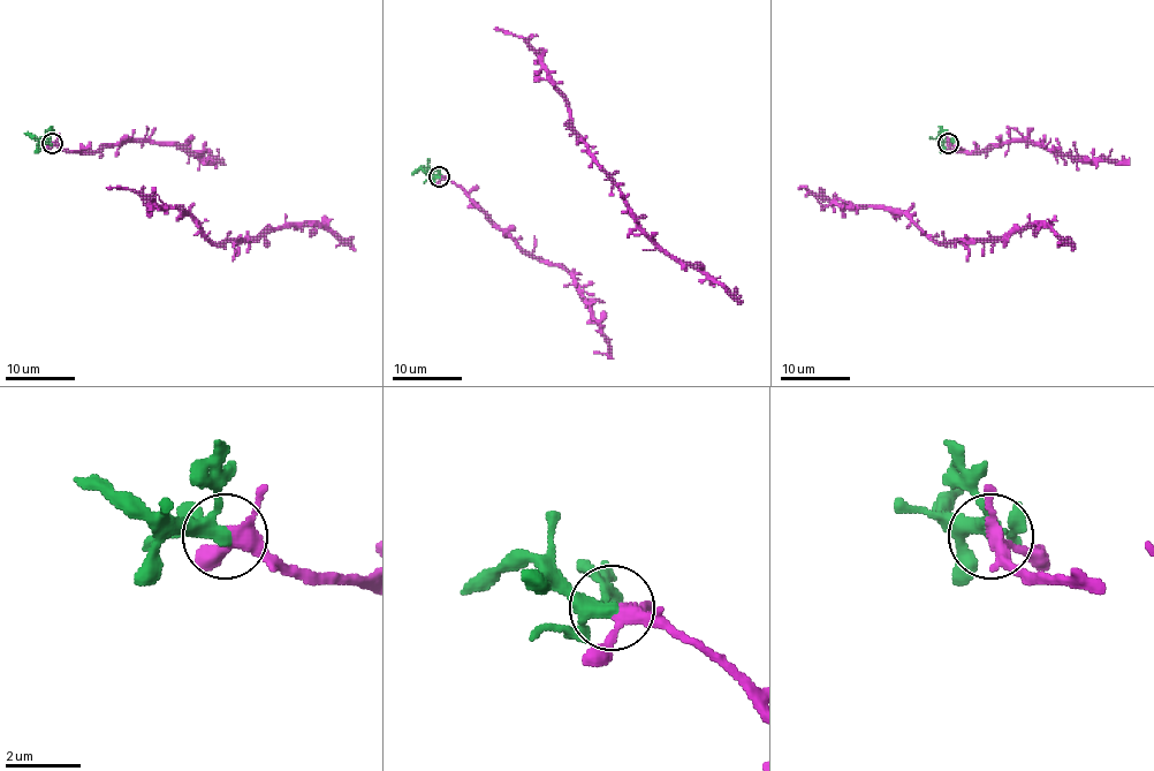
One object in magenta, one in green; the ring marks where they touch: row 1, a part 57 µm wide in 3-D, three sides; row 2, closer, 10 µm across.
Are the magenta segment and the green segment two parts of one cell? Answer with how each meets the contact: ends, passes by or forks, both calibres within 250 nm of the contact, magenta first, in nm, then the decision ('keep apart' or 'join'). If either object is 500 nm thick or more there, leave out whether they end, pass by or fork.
magenta forks | green forks | 260/280 nm | join

